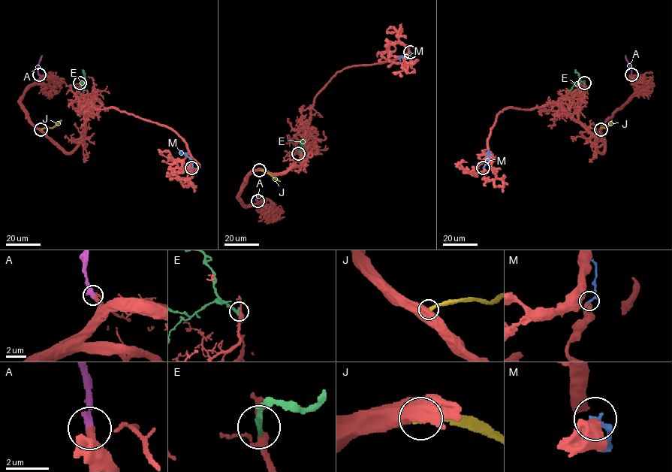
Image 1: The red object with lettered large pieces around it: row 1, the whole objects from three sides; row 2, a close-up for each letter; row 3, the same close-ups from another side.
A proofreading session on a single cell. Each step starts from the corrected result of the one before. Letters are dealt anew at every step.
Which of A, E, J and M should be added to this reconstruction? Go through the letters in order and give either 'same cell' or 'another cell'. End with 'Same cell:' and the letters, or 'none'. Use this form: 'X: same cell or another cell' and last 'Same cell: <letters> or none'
A: same cell
E: another cell
J: another cell
M: another cell
Same cell: A

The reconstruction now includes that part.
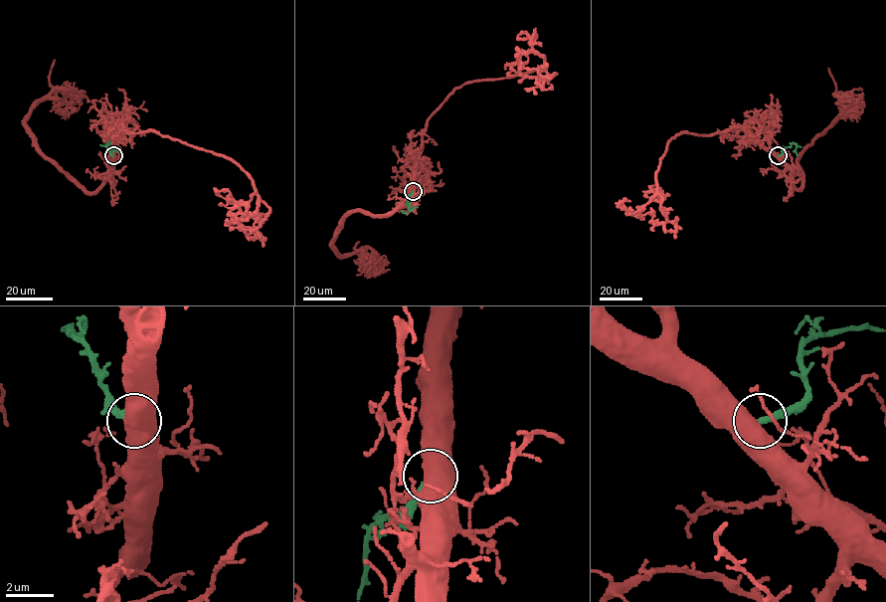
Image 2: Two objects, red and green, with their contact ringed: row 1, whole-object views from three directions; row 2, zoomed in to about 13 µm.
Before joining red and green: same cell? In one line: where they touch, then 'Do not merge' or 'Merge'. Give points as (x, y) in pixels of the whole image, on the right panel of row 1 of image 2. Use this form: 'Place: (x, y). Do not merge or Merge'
Place: (778, 155). Merge

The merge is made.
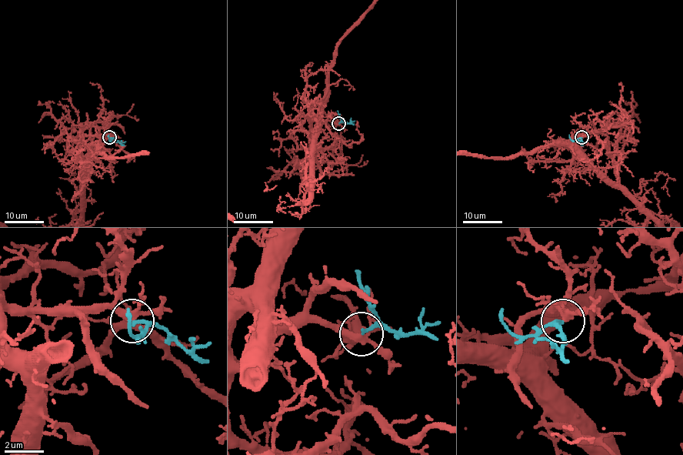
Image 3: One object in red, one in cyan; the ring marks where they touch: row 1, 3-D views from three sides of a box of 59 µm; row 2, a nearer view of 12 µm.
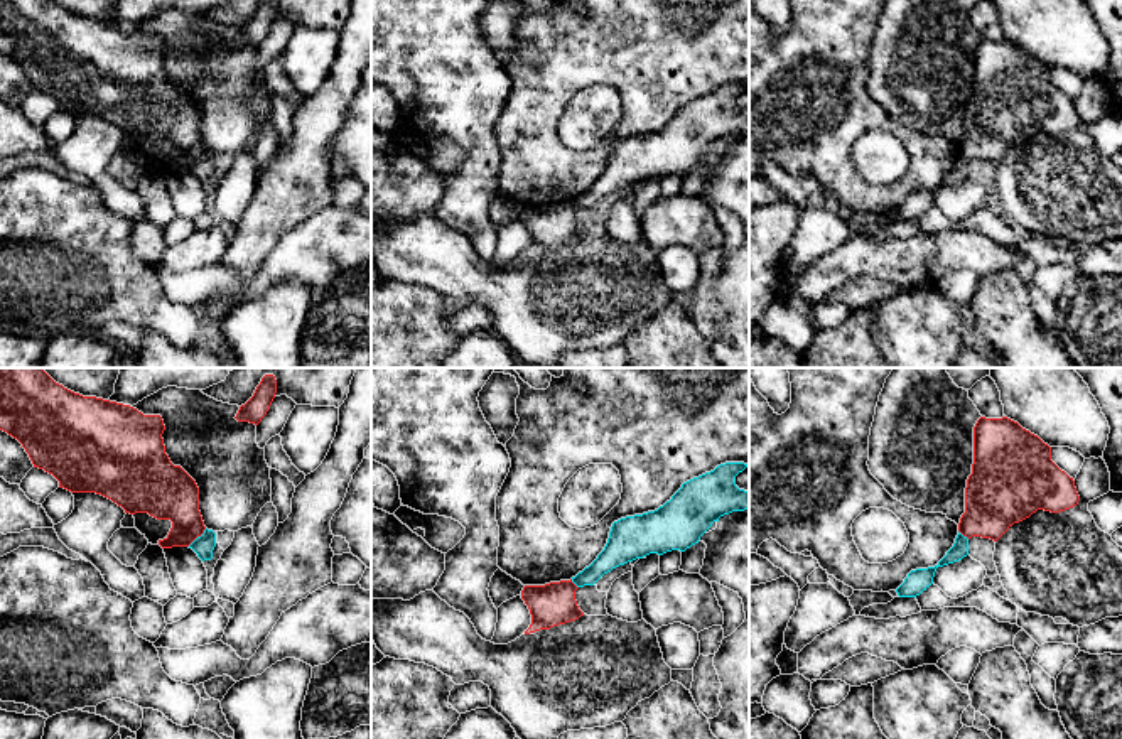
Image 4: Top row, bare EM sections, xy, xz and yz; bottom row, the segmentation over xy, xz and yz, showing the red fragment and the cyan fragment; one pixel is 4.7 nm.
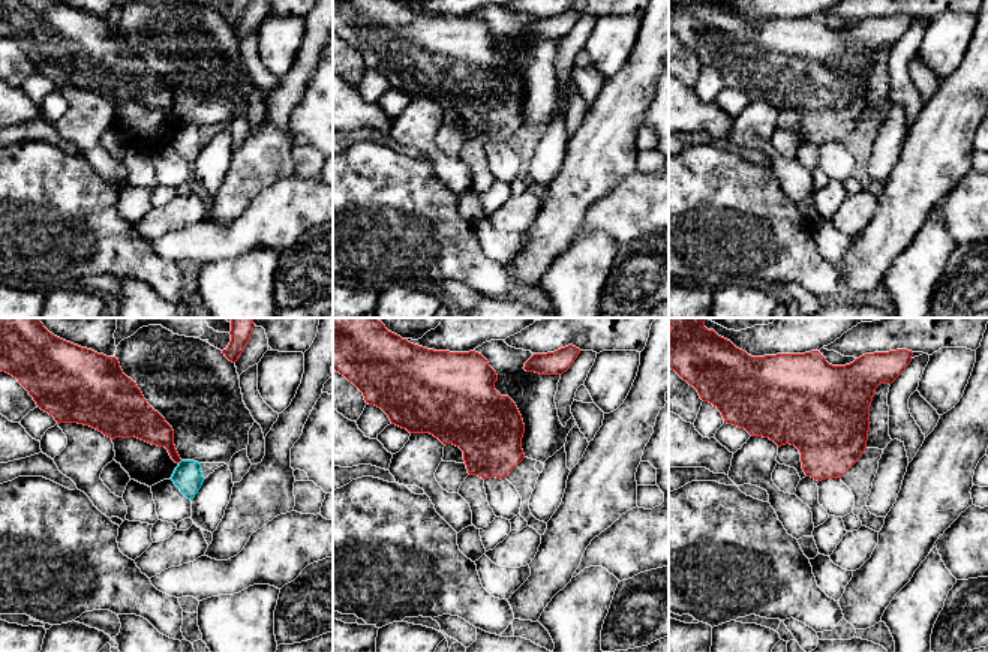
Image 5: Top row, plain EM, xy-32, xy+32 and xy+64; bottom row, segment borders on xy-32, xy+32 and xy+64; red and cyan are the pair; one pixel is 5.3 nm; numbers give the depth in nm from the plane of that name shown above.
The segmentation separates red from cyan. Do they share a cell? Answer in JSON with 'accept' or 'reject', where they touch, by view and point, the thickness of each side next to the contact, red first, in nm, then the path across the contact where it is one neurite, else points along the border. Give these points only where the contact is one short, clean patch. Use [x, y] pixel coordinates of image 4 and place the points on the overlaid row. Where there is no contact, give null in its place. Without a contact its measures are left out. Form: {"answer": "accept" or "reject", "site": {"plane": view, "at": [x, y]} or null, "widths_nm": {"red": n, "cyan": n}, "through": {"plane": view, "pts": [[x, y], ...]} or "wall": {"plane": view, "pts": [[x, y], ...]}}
{"answer": "reject", "site": {"plane": "xy", "at": [196, 537]}, "widths_nm": {"red": 260, "cyan": 100}, "wall": {"plane": "xy", "pts": [[206, 528], [188, 545]]}}

